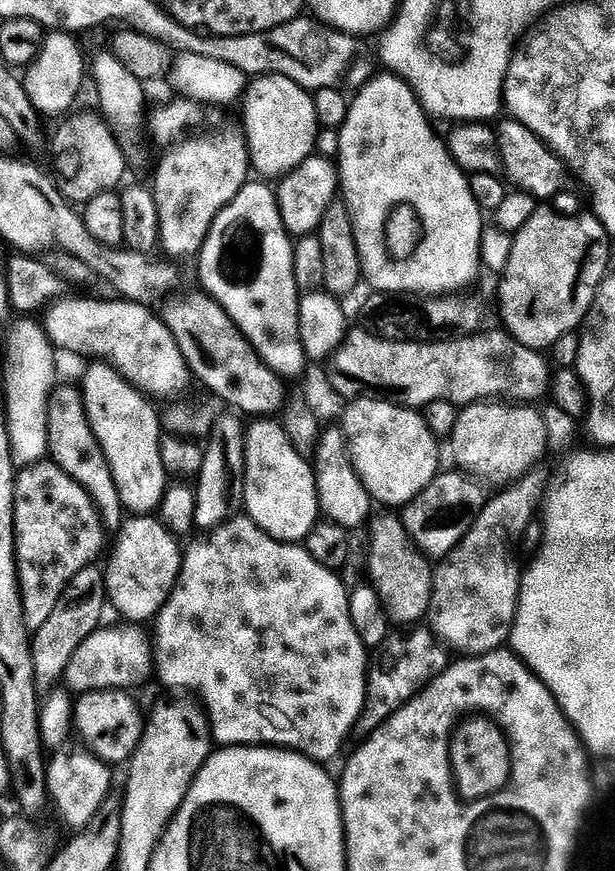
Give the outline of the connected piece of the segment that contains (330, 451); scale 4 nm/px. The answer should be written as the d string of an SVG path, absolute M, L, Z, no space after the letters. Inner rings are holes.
M325 427L321 431L314 457L314 471L321 513L343 528L357 530L356 528L361 527L360 529L363 529L373 515L374 501L364 485L363 478L358 474L356 463L352 461L352 455L348 449L348 438L343 427Z

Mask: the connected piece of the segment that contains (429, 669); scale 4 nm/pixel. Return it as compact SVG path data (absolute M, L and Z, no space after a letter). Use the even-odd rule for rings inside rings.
M420 626L409 632L412 633L404 637L393 635L388 643L379 649L380 657L377 660L375 657L371 665L368 706L362 718L365 733L371 734L374 729L379 728L388 717L419 696L435 677L441 676L449 668L449 649L442 643L440 636L434 634L431 627Z

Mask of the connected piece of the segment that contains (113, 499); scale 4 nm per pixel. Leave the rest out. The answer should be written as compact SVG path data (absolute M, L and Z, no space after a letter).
M57 387L51 394L48 411L49 447L51 459L69 476L74 478L90 494L94 506L100 515L100 521L109 533L119 533L124 527L126 509L120 491L112 481L112 471L108 465L106 454L94 434L84 409L84 398L79 387Z

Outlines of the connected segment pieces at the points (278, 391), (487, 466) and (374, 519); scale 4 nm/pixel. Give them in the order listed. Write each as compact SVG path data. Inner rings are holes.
M200 290L188 292L184 296L184 308L168 308L162 312L162 319L175 334L189 373L195 379L197 376L217 401L225 400L230 407L252 416L248 418L272 418L283 409L286 403L285 381L274 369L266 366L217 300Z
M512 402L467 405L461 411L450 437L455 467L481 481L497 480L504 484L500 486L508 486L511 480L523 481L529 475L527 472L550 452L543 415L532 408L535 407L517 406Z
M384 510L379 514L371 517L370 523L367 525L368 532L368 576L371 587L375 588L376 593L384 599L384 604L388 607L391 619L397 625L412 624L408 626L416 626L421 623L420 620L429 615L432 606L432 589L434 587L434 564L425 553L417 548L415 541L408 532L408 528L404 525L403 519L399 515L391 516L391 511Z

